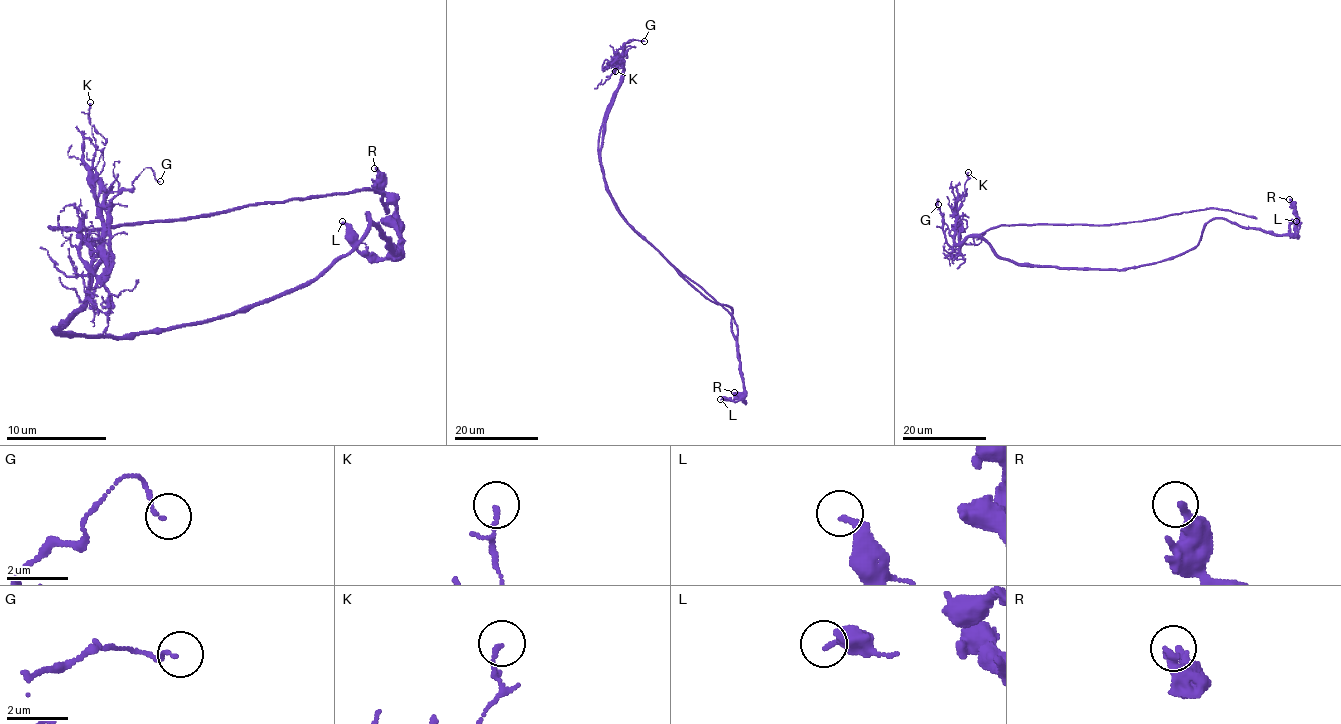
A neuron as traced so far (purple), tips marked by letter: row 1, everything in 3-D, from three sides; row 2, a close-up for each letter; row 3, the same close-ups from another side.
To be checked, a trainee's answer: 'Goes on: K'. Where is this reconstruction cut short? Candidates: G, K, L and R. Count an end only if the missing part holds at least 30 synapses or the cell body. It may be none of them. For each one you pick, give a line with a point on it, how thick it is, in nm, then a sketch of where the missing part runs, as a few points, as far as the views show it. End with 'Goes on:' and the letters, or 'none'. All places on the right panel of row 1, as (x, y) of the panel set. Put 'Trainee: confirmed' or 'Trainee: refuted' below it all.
Goes on: none
Trainee: refuted

